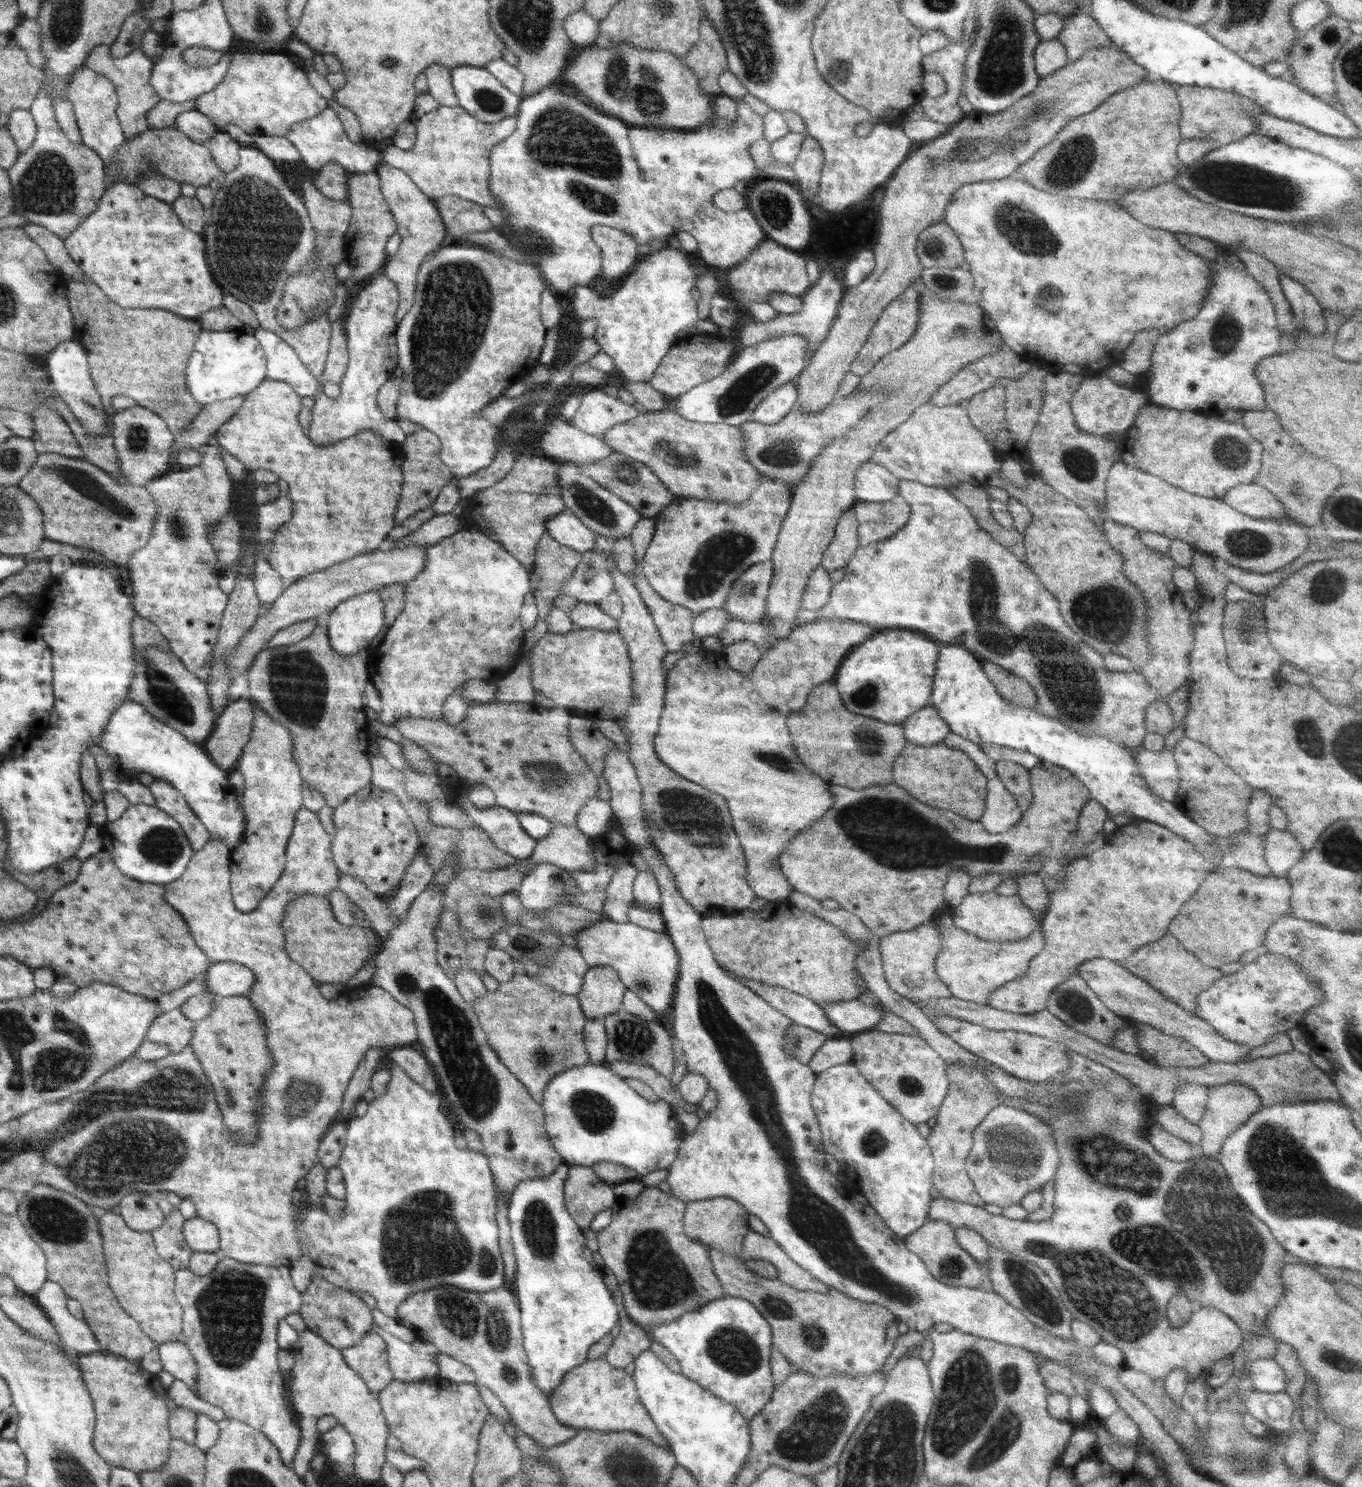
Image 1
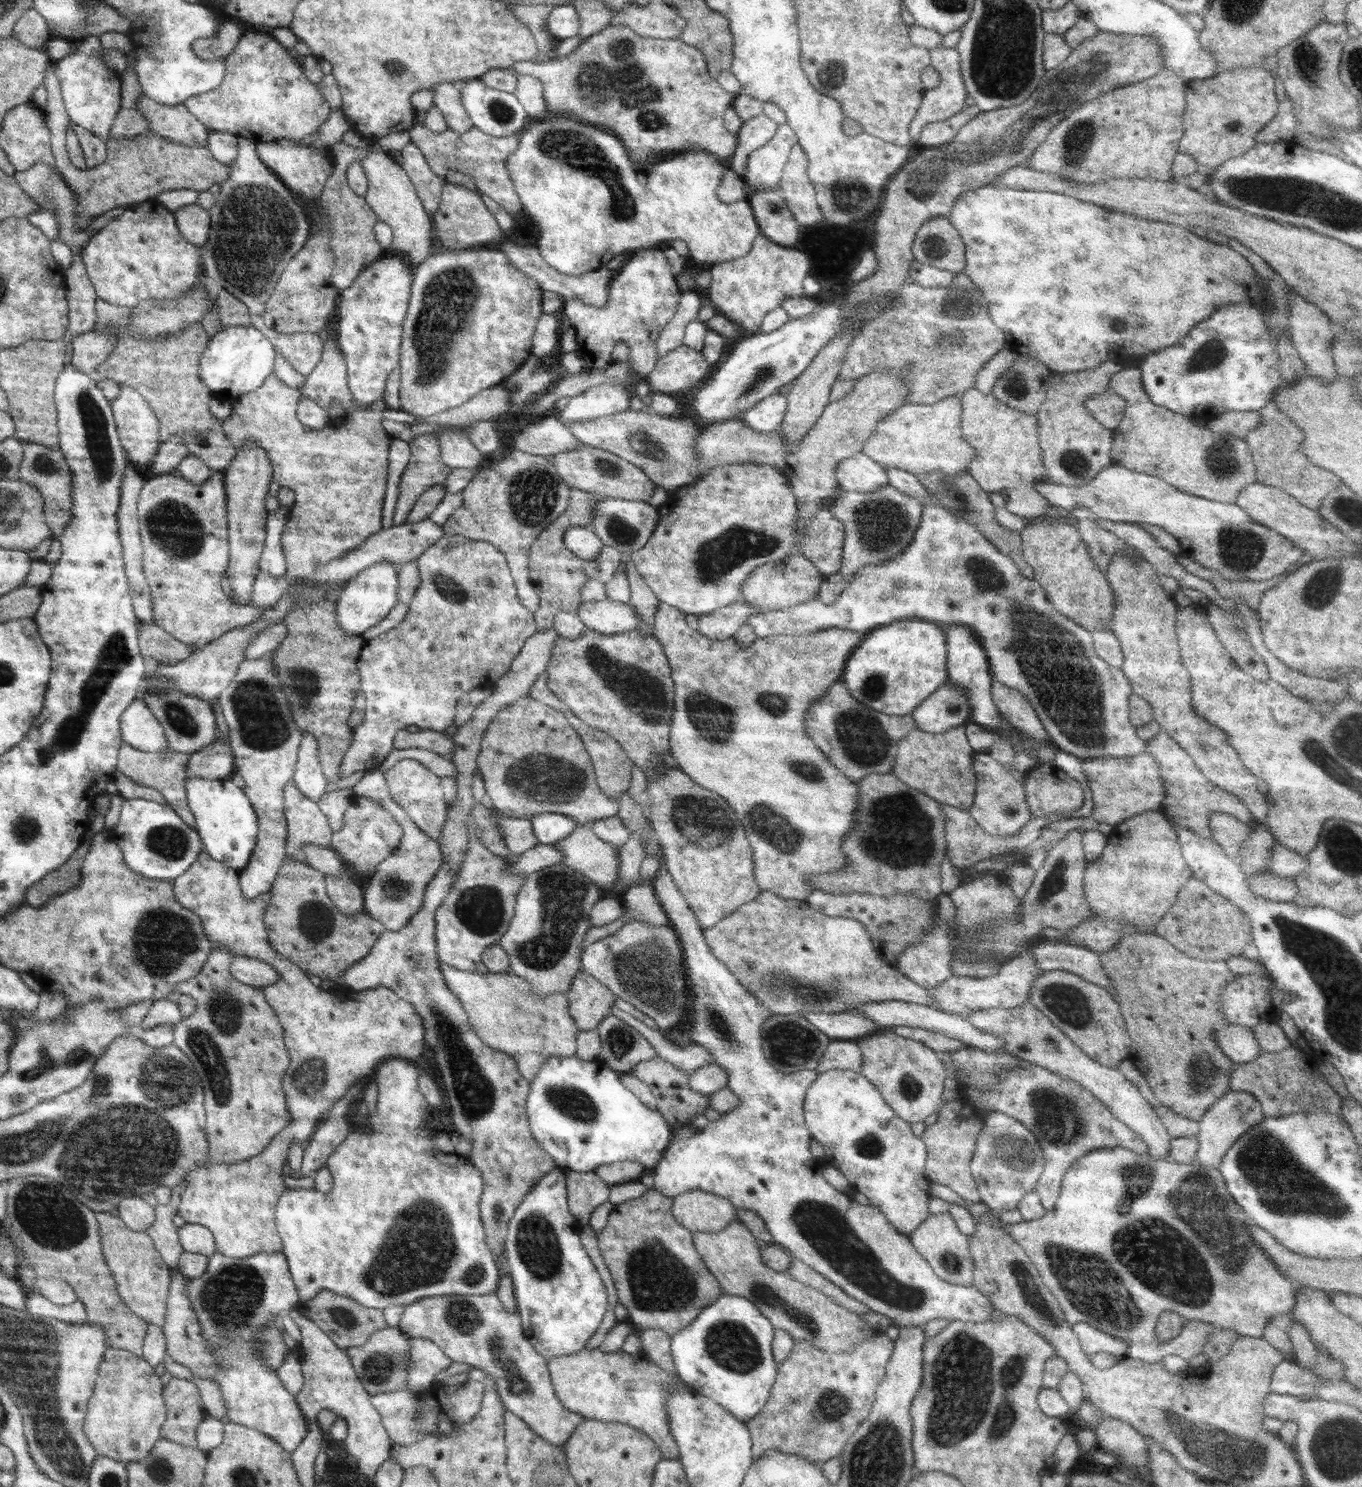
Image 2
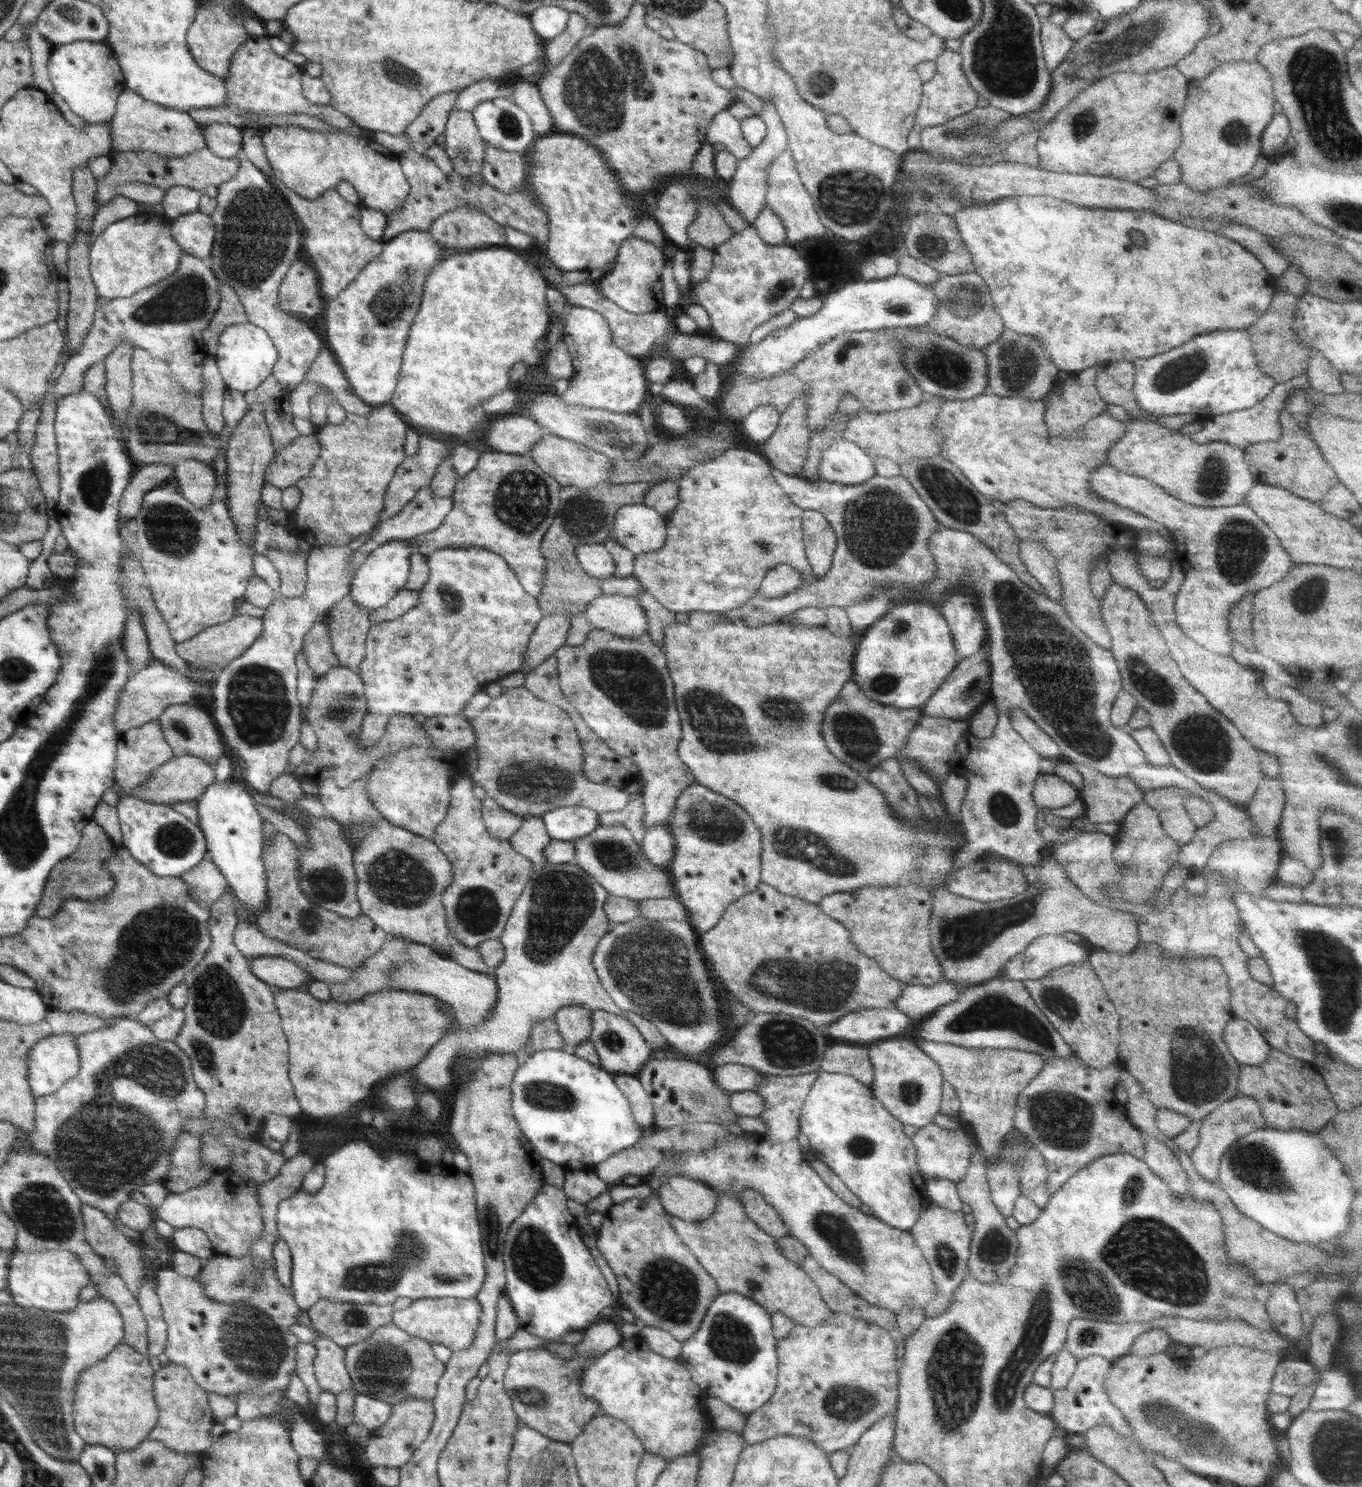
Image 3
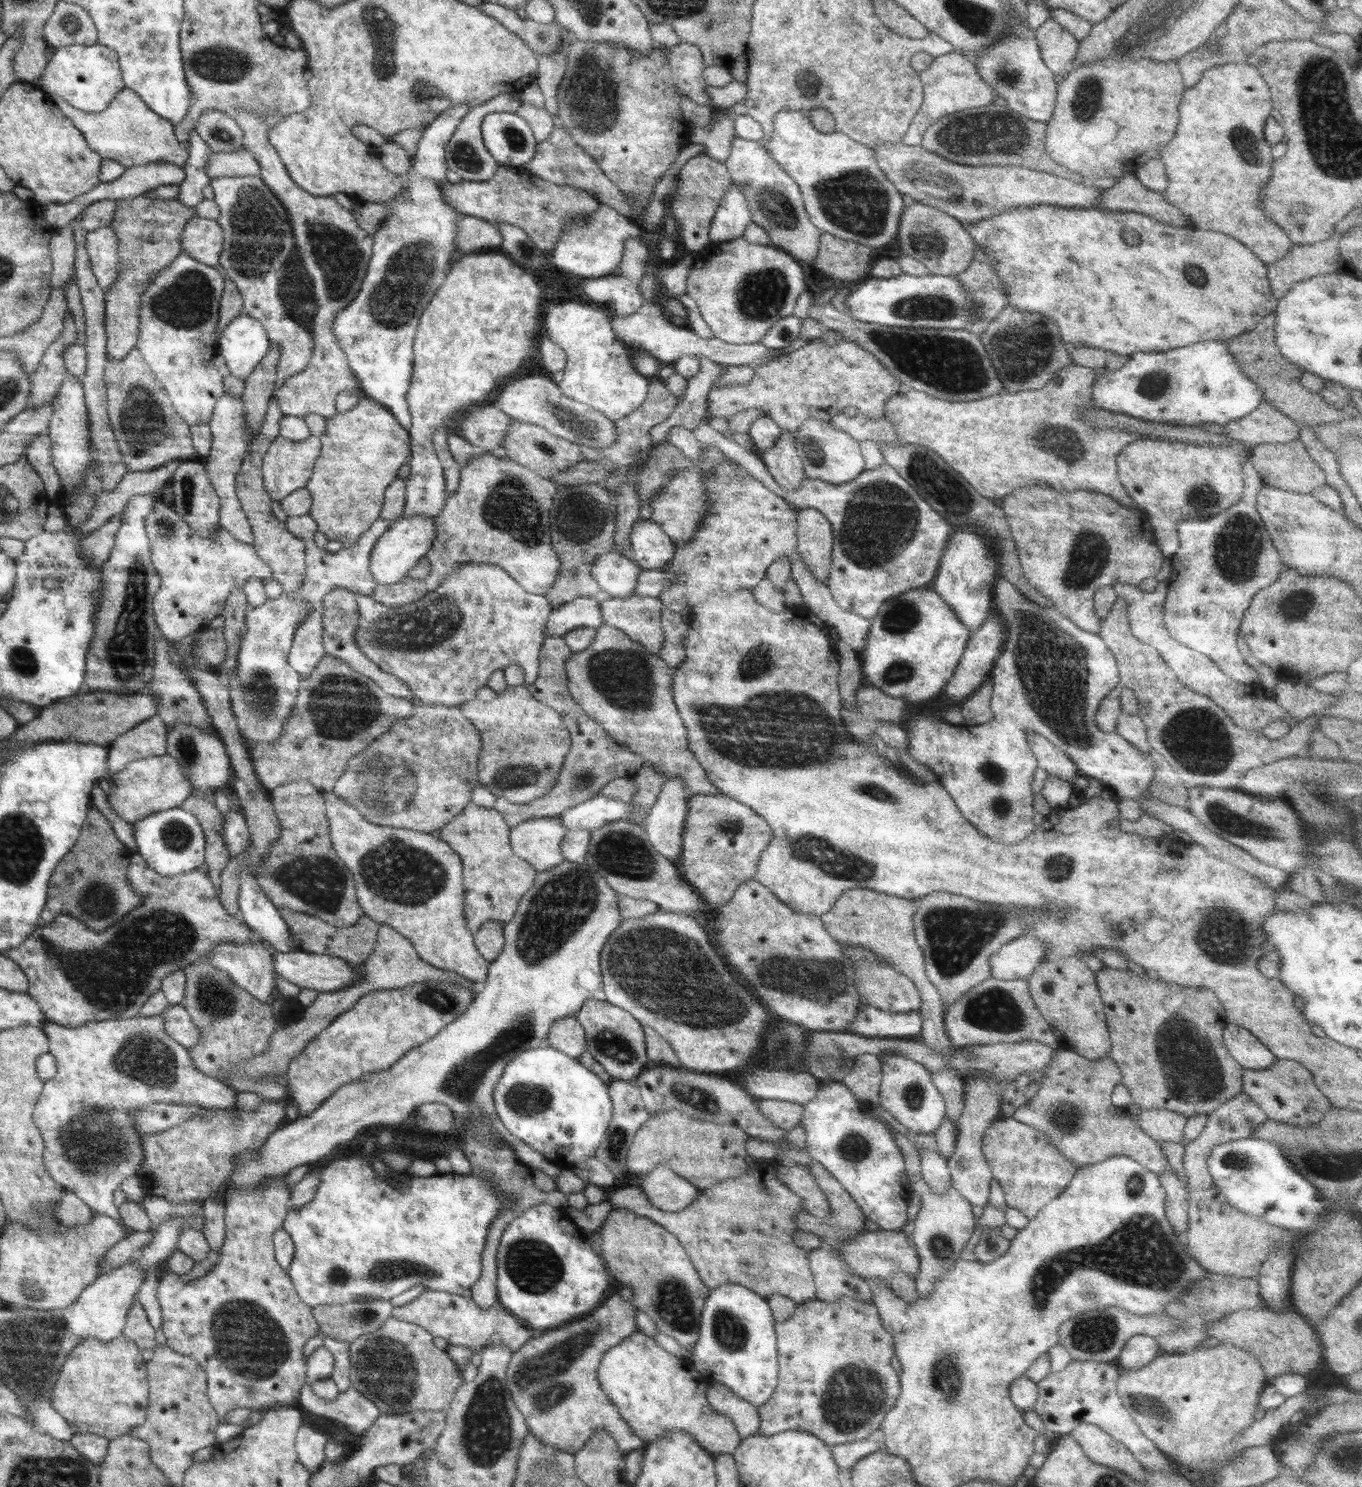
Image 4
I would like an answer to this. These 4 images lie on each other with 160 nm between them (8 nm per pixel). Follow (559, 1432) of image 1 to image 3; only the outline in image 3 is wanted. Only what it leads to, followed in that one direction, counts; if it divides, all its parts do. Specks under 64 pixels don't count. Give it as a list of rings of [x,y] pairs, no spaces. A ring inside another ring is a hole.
[[[454,1297],[422,1298],[413,1300],[408,1308],[393,1313],[392,1322],[408,1334],[422,1340],[427,1340],[432,1345],[442,1344],[454,1353],[466,1350],[472,1346],[478,1325],[481,1304],[475,1299],[462,1299]],[[610,1318],[600,1319],[592,1326],[582,1330],[584,1339],[578,1345],[573,1346],[575,1352],[569,1358],[559,1358],[559,1356],[555,1356],[555,1354],[542,1346],[536,1349],[511,1352],[503,1383],[519,1420],[548,1438],[570,1445],[591,1418],[603,1414],[601,1406],[593,1398],[588,1398],[581,1392],[580,1377],[584,1367],[593,1363],[594,1358],[602,1356],[608,1349],[614,1348],[621,1343],[621,1335],[618,1329],[620,1328]]]

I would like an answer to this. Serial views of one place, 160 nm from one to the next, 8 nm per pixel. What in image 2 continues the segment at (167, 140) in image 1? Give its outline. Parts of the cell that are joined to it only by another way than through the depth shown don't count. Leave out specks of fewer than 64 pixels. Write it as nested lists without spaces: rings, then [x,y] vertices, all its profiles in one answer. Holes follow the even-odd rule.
[[[54,64],[46,69],[43,86],[47,91],[46,124],[49,128],[55,168],[60,171],[75,194],[76,213],[72,218],[75,225],[81,229],[108,210],[143,203],[146,200],[154,201],[158,193],[170,189],[187,188],[198,193],[208,191],[213,184],[222,184],[230,176],[231,165],[218,162],[206,147],[172,144],[150,130],[124,140],[110,138],[106,141],[105,161],[94,168],[80,170],[71,163],[67,155],[66,136],[70,120],[60,94],[60,82],[56,78]]]

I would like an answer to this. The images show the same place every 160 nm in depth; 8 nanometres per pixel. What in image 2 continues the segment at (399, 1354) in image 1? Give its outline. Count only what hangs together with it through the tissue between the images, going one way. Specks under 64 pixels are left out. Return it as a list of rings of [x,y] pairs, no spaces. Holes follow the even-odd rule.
[[[410,1337],[409,1345],[406,1388],[415,1393],[426,1391],[436,1375],[446,1370],[453,1360],[431,1340]]]

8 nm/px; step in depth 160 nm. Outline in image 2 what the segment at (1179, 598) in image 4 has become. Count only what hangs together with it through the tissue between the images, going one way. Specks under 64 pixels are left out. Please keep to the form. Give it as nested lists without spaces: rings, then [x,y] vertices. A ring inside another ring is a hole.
[[[1110,464],[1102,467],[1097,475],[1080,486],[1064,486],[1046,481],[1038,481],[1035,489],[1052,505],[1065,511],[1071,511],[1074,507],[1083,506],[1092,511],[1099,518],[1105,518],[1112,522],[1124,522],[1135,524],[1145,522],[1169,532],[1179,542],[1182,555],[1188,556],[1202,568],[1210,570],[1214,578],[1228,580],[1228,582],[1262,582],[1282,576],[1296,562],[1301,560],[1302,551],[1293,545],[1285,536],[1256,522],[1249,514],[1246,514],[1236,503],[1211,501],[1207,498],[1192,496],[1174,488],[1162,478],[1128,470],[1126,467]]]

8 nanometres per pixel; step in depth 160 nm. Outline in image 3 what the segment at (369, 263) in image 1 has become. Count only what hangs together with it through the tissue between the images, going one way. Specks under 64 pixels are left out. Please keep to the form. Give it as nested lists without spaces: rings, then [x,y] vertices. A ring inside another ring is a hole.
[[[258,129],[244,130],[241,149],[249,161],[257,166],[282,194],[294,212],[297,222],[304,226],[302,247],[308,251],[312,266],[319,276],[319,287],[324,301],[333,301],[338,293],[341,293],[361,273],[368,262],[377,258],[382,252],[383,242],[368,238],[364,234],[359,220],[360,205],[350,204],[337,193],[336,189],[327,190],[316,199],[305,199],[280,182],[270,168]]]

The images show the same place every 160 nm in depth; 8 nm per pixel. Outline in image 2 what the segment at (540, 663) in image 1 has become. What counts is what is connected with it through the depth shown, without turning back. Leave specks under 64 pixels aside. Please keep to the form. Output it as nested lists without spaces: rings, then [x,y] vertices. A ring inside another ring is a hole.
[[[587,629],[575,640],[559,636],[552,647],[552,656],[545,671],[548,673],[550,691],[587,725],[614,738],[633,764],[641,768],[648,781],[655,781],[668,763],[674,765],[674,769],[679,768],[669,747],[674,683],[667,655],[654,635],[642,634],[639,630],[608,635]]]

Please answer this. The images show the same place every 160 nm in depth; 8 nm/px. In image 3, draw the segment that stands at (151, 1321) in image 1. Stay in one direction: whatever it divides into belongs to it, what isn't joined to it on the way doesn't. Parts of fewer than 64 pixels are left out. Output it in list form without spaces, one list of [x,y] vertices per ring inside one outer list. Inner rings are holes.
[[[83,1204],[81,1206],[83,1214],[83,1221],[85,1226],[86,1242],[90,1243],[90,1246],[101,1256],[113,1260],[113,1263],[117,1268],[117,1275],[124,1281],[124,1284],[128,1287],[128,1290],[134,1295],[134,1298],[139,1296],[139,1290],[141,1287],[141,1280],[145,1280],[145,1266],[141,1266],[141,1260],[143,1254],[141,1248],[128,1238],[124,1233],[117,1232],[115,1222],[106,1217],[105,1213],[93,1206]]]

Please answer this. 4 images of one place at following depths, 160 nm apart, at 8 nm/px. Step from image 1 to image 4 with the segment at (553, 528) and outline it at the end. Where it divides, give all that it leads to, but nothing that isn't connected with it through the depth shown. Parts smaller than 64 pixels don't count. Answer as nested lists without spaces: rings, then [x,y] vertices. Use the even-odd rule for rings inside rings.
[[[616,550],[602,554],[592,566],[592,577],[606,597],[632,598],[638,576],[640,568],[636,562]]]

